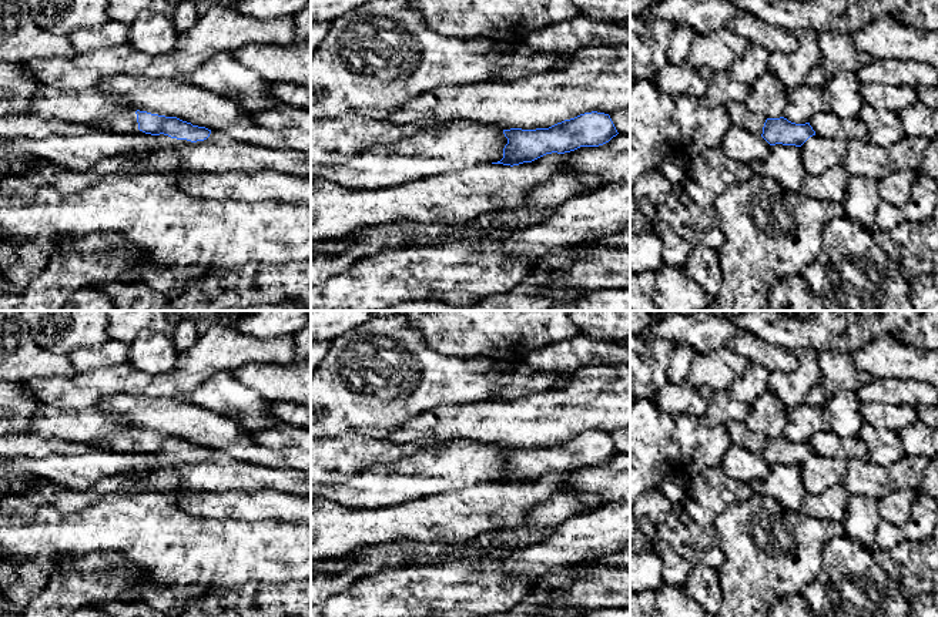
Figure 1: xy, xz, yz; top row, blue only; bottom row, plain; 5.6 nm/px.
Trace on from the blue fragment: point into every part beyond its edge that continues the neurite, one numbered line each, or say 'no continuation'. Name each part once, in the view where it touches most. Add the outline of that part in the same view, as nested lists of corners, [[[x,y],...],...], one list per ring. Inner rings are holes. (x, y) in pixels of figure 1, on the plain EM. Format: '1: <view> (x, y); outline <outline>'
1: xy (126, 442); outline [[[128,429],[124,432],[115,432],[107,435],[98,440],[91,442],[94,447],[115,450],[123,453],[140,453],[135,429]]]

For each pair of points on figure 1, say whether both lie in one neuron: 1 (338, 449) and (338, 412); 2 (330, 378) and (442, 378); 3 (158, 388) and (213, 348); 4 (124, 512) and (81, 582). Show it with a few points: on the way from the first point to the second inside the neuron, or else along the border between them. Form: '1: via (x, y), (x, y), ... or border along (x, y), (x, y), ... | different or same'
1: border along (372, 435), (348, 429), (325, 438) | different
2: via (358, 376), (391, 375), (395, 379), (414, 382) | same
3: via (171, 385), (176, 385), (200, 361) | same
4: border along (67, 557), (119, 552), (131, 564) | different

